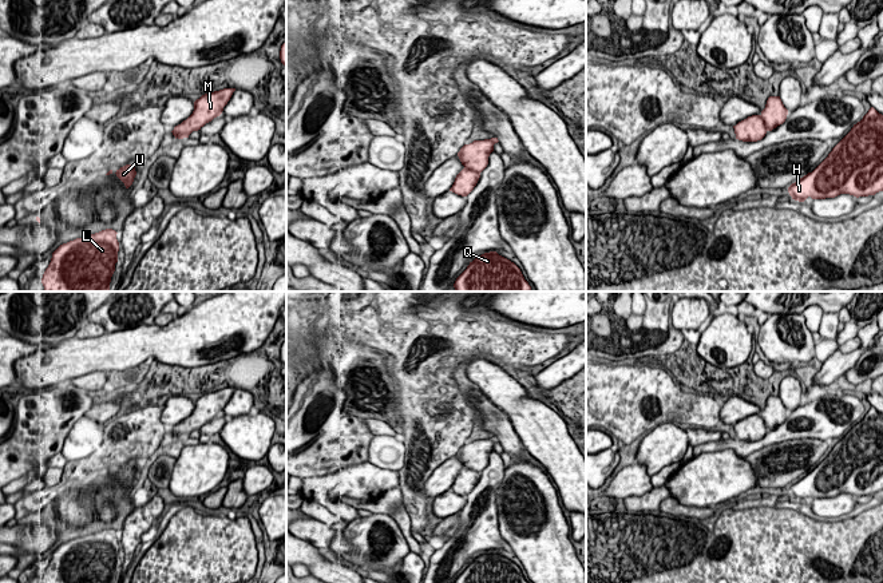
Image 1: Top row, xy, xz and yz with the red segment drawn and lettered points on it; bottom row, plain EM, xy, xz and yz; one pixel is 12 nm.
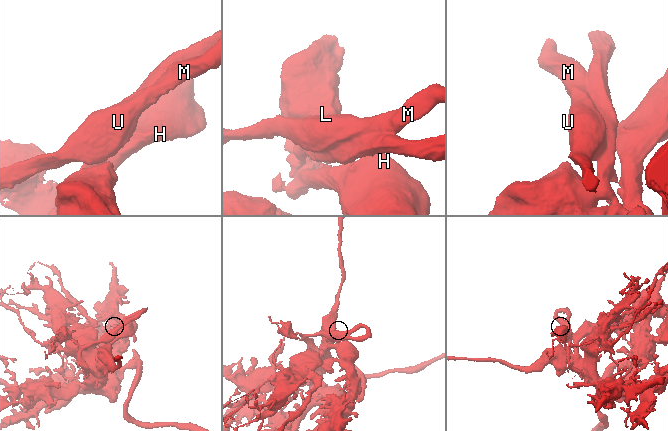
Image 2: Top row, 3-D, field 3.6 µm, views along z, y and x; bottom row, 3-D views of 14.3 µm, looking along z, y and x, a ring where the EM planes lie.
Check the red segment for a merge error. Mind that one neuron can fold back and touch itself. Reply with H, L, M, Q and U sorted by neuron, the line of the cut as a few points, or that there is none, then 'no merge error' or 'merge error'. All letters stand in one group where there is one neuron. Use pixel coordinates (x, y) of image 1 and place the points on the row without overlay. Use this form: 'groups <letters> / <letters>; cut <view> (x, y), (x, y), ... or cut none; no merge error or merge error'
groups H L M Q U; cut none; no merge error

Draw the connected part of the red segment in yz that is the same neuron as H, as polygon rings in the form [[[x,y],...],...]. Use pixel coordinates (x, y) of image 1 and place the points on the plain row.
[[[874,406],[854,424],[851,431],[832,448],[828,456],[812,471],[800,477],[788,487],[792,499],[804,501],[808,496],[812,499],[835,497],[840,493],[850,493],[856,497],[875,495],[883,491],[883,415]]]

